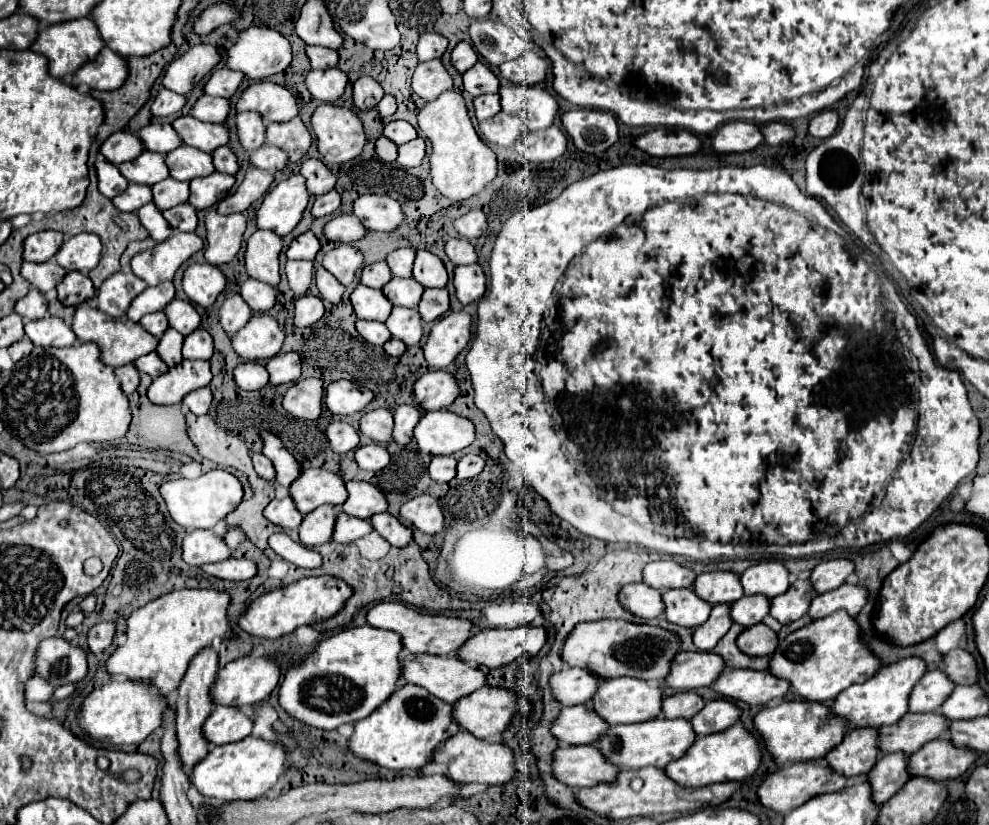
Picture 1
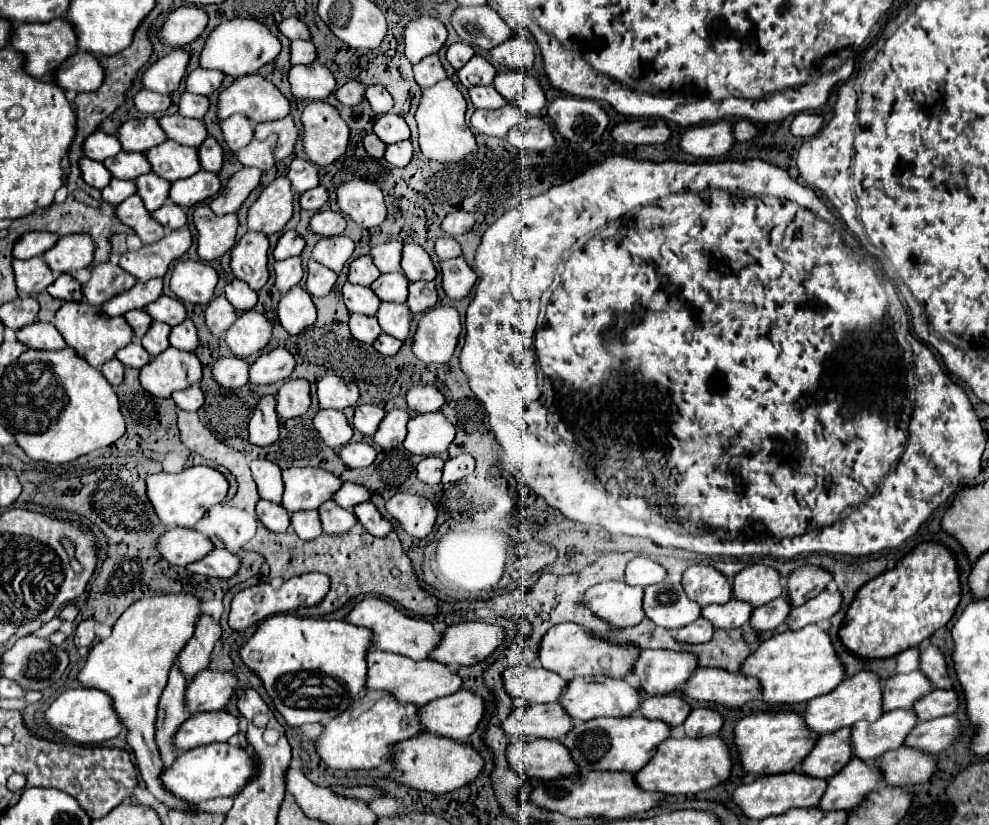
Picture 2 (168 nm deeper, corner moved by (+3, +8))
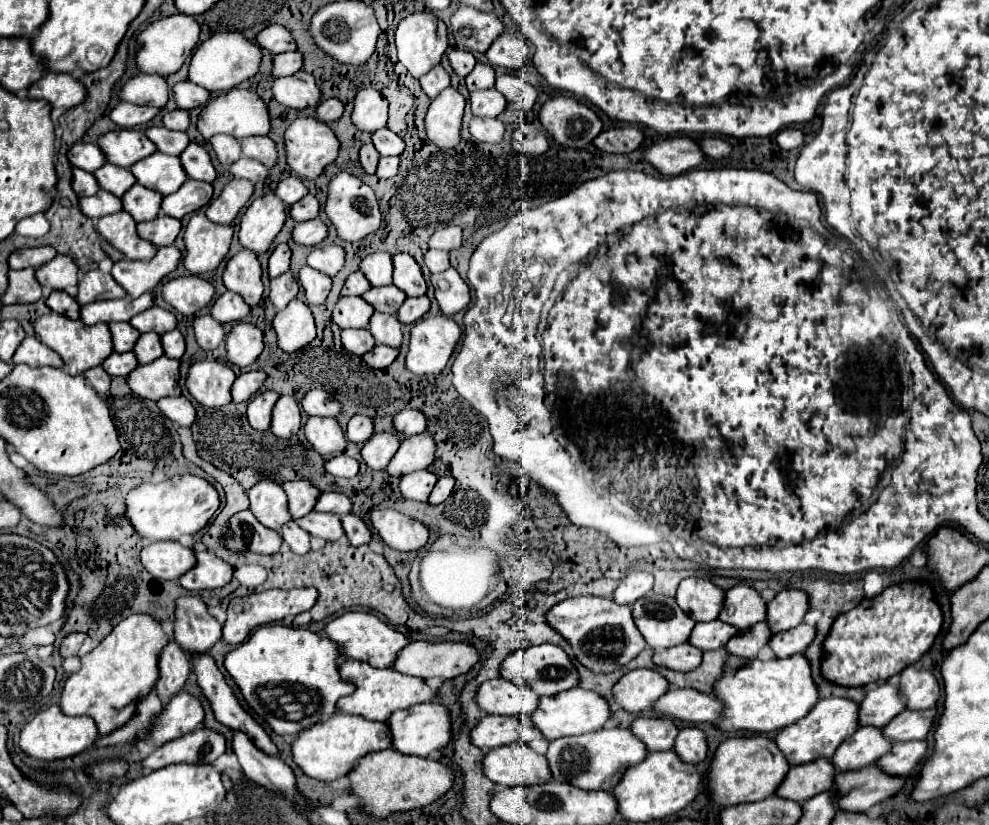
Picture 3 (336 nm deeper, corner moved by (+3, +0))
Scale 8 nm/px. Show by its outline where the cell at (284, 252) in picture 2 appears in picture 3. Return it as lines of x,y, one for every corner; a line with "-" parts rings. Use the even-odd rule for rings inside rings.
281,243
275,247
275,251
269,257
269,277
279,277
281,273
289,271
289,261
291,261
291,249
289,245

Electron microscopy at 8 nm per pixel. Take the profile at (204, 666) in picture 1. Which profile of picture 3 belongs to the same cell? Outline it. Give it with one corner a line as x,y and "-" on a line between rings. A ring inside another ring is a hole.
181,597
177,601
177,619
175,619
175,643
181,645
181,649
193,657
207,653
219,639
221,639
221,625
215,617
207,613
205,603
199,597

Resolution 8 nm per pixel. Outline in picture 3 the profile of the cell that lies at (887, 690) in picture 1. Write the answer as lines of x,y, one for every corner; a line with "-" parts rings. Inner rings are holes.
843,697
821,699
821,703
817,703
813,707
813,711
809,711
809,715
805,715
797,723
791,723
789,727
785,727
785,729
781,729
777,733
777,737
775,737
777,747
785,753
787,761
791,765
809,763
809,761
819,759
819,757
833,757
835,749
849,735
853,735
853,731
859,729
859,723
857,723
857,707
859,707
859,703
853,701
853,699
843,699

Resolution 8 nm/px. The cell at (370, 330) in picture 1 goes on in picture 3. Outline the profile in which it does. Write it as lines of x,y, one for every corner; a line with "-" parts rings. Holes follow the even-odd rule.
343,329
341,341
343,341
343,347
355,355
365,355
375,347
373,335
369,335
369,329

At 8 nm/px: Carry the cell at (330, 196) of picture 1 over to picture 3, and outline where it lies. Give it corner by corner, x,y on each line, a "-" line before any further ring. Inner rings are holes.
305,195
301,201
291,205
289,215
299,223
299,221
309,221
319,215
319,199
315,195

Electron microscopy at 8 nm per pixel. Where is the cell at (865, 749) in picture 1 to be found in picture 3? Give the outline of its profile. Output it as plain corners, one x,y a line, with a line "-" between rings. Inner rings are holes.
815,759
813,763
805,763
805,767
791,767
779,785
777,795
793,801
811,799
817,793
833,789
835,773
837,769
829,759

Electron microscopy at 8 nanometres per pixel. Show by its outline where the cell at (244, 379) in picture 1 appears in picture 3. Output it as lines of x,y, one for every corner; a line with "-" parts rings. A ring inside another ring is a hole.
199,361
191,365
187,375
189,393
205,407
221,407
231,403
231,387
235,371
219,361

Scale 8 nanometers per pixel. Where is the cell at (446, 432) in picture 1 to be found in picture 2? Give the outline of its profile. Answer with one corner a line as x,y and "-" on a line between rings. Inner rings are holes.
441,411
409,419
407,431
403,447
411,455
439,455
447,451
455,437
455,427
447,423

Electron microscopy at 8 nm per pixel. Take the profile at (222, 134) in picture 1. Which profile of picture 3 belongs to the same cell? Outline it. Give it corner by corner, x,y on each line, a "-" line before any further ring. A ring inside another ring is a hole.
149,127
145,133
157,145
157,149
167,155
181,155
181,151
185,151
185,147
191,143
187,133
171,131
167,127

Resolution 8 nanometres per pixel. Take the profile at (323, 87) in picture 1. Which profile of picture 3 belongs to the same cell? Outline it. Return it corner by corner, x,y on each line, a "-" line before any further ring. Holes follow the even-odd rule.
299,71
293,77
275,79
273,95
285,107
305,109
305,107
319,105
321,89
317,87
317,81
313,79
313,75

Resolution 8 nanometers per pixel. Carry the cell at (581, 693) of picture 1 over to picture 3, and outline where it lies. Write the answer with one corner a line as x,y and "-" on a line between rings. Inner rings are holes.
497,677
479,687
477,703
489,715
523,715
533,713
533,707
539,703
539,695
509,679

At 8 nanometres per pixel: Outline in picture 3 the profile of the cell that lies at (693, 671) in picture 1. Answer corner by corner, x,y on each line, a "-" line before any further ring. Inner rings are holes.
633,669
625,673
613,687
615,699
623,709
641,713
651,709
655,699
669,689
669,681
657,669

